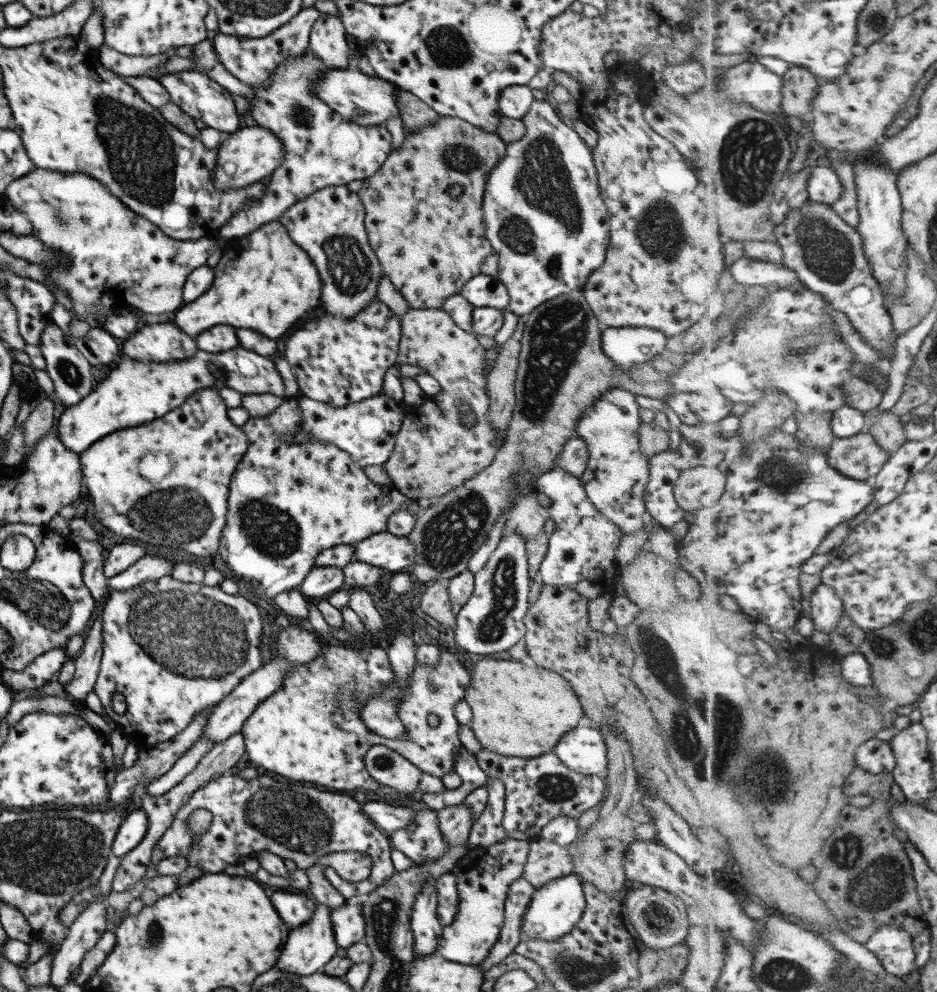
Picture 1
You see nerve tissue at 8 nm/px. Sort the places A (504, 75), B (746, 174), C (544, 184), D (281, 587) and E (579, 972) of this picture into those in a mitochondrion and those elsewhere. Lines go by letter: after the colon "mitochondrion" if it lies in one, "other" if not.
A: other
B: mitochondrion
C: mitochondrion
D: other
E: mitochondrion

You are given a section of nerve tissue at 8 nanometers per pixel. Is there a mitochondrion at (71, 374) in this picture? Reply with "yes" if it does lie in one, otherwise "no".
yes

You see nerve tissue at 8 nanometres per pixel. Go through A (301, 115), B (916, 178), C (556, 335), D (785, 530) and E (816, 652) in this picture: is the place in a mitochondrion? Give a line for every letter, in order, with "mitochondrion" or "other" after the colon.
A: mitochondrion
B: other
C: mitochondrion
D: other
E: other

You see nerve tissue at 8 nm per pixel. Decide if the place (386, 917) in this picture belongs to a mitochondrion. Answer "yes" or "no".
yes

